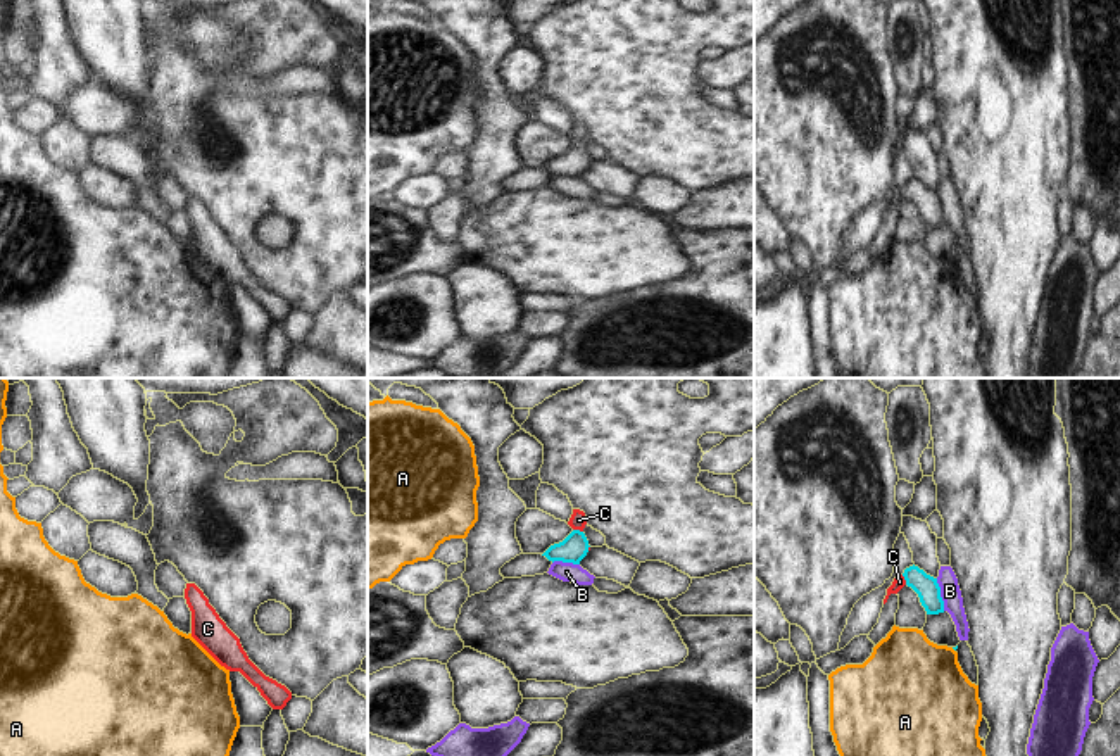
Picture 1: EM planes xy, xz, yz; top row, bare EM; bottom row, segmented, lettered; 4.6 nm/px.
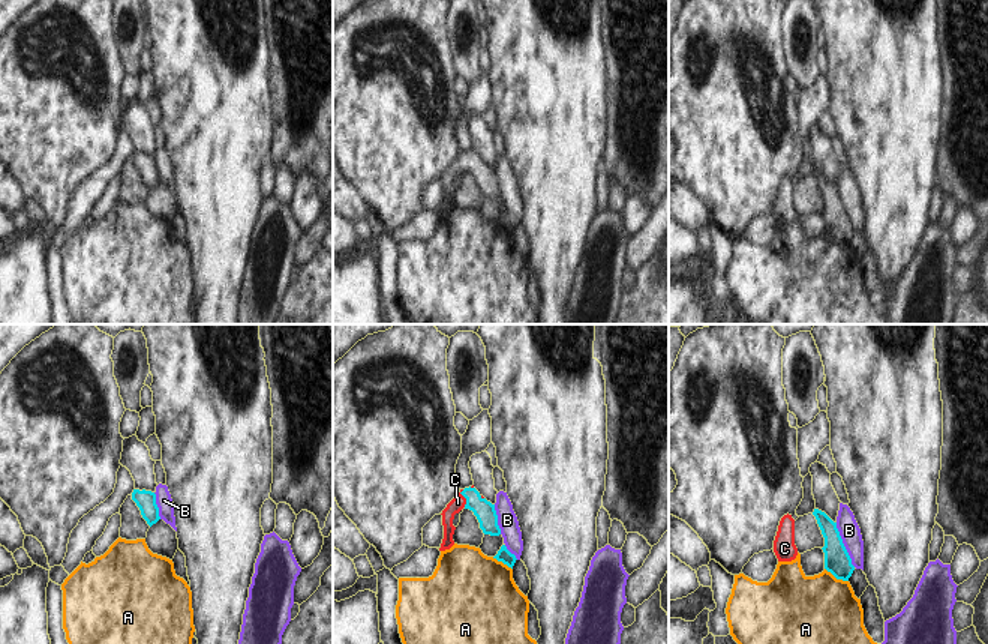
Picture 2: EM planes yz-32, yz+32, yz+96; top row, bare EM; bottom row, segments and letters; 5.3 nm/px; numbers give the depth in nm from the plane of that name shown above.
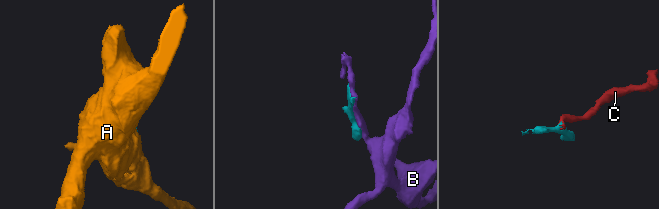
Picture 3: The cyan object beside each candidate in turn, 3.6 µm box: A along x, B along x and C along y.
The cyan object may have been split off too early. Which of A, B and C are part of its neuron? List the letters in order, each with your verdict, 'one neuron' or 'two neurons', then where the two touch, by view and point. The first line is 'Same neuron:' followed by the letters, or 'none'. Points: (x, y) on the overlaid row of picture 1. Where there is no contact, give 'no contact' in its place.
Same neuron: C
A: two neurons | no contact
B: two neurons | yz (939, 594)
C: one neuron | xz (578, 530)

